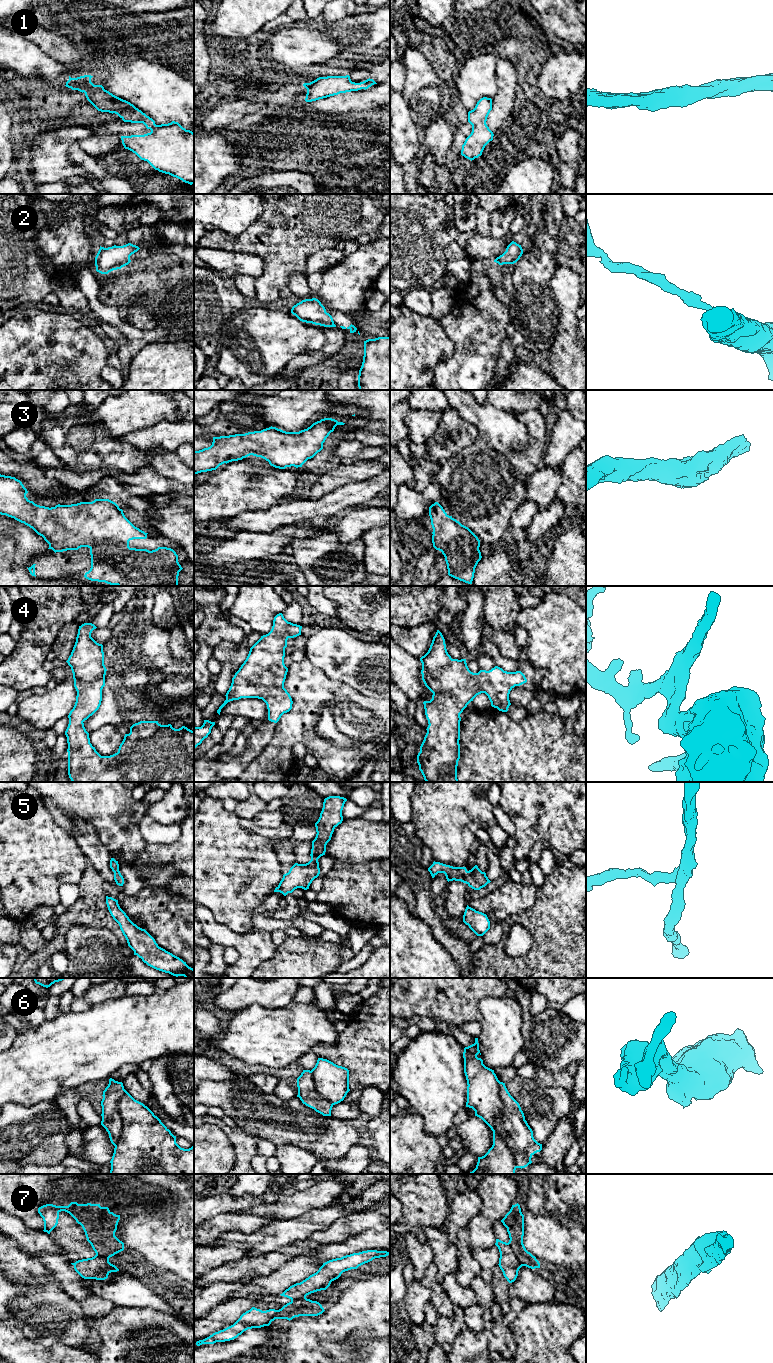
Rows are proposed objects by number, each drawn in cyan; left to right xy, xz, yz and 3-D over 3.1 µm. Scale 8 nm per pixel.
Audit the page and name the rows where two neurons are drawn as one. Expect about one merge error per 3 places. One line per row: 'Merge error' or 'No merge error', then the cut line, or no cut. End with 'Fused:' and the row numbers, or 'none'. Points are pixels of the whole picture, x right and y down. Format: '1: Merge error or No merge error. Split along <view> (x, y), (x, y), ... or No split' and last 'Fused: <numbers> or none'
1: No merge error. No split
2: No merge error. No split
3: No merge error. No split
4: No merge error. No split
5: No merge error. No split
6: Merge error. Split along yz (499, 1081), (502, 1113), (495, 1128), (506, 1138), (516, 1167)
7: No merge error. No split
Fused: 6

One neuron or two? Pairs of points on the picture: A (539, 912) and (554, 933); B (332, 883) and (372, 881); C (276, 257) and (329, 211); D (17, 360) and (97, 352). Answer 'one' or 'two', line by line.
A: one
B: one
C: one
D: one

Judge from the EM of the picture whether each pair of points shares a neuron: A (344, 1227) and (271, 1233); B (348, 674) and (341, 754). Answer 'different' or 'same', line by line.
A: different
B: different

